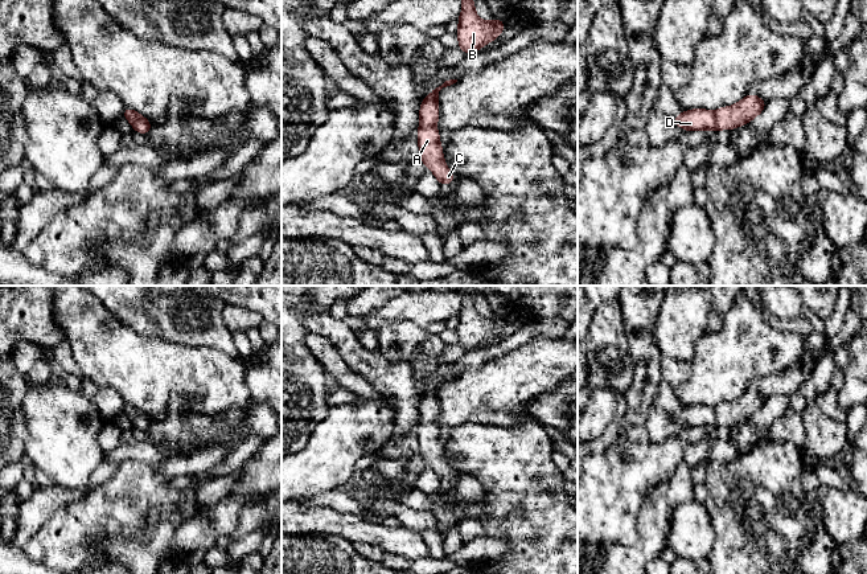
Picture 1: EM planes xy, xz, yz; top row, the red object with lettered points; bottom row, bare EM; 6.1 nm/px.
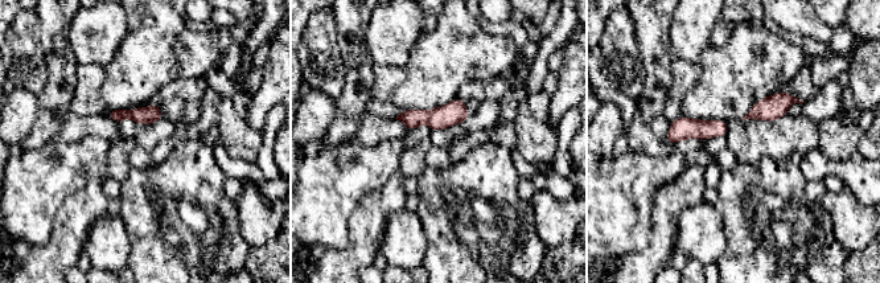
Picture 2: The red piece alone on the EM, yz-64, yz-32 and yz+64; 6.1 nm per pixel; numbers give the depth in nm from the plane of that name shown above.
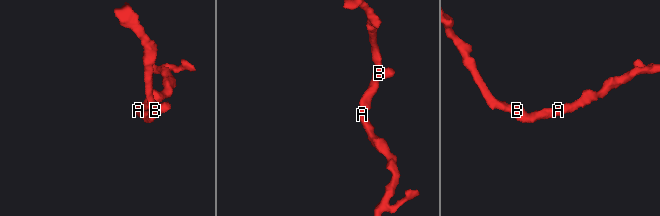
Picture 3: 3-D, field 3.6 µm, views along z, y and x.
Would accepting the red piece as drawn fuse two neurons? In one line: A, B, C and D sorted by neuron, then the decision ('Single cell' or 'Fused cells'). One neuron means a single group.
Groups: A B C D. Single cell

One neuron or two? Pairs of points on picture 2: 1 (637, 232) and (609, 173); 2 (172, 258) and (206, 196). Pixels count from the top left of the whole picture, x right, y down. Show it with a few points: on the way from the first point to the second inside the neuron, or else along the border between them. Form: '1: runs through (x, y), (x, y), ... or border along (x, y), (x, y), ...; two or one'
1: runs through (623, 217), (609, 204), (609, 188); one
2: runs through (190, 251), (213, 229), (213, 214); one

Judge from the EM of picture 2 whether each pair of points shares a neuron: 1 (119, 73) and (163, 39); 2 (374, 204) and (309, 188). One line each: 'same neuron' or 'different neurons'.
1: same neuron
2: different neurons

